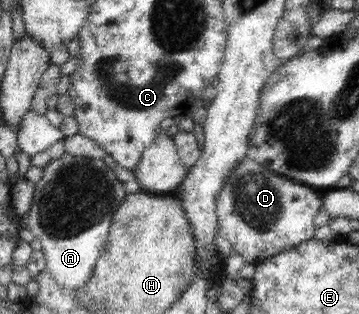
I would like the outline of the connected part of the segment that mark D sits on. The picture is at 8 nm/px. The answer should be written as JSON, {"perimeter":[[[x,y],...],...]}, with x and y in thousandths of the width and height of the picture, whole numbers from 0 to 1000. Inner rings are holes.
{"perimeter":[[[694,500],[677,503],[627,570],[632,580],[599,631],[599,678],[607,688],[613,739],[646,777],[646,793],[677,815],[680,841],[719,844],[744,822],[869,758],[872,697],[891,675],[900,605],[766,554]]]}

